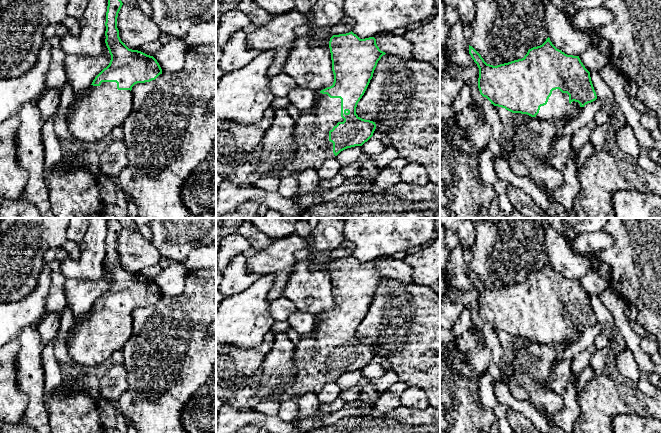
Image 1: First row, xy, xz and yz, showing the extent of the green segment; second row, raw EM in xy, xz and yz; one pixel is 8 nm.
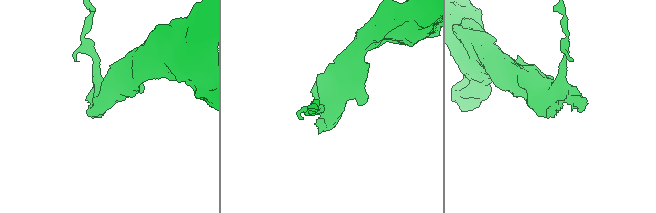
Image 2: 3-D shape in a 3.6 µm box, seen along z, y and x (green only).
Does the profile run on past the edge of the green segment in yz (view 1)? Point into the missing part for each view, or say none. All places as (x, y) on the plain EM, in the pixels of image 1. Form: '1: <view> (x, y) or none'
1: yz (558, 331)

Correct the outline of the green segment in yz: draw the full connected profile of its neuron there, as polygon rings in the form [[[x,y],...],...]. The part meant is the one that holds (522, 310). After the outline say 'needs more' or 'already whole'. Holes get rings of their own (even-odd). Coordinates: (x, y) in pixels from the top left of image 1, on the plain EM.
[[[549,261],[542,269],[529,273],[522,283],[497,290],[487,288],[470,269],[469,278],[479,292],[480,318],[494,330],[512,337],[527,338],[542,344],[573,343],[578,340],[581,331],[597,323],[590,296],[579,280],[567,279],[557,273]]]; needs more

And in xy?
[[[109,218],[105,246],[105,267],[111,279],[110,287],[95,301],[87,316],[74,325],[68,333],[66,346],[69,355],[82,369],[89,366],[95,367],[108,360],[115,351],[121,350],[132,333],[132,311],[137,307],[145,307],[155,304],[160,298],[162,298],[162,293],[153,280],[147,279],[138,274],[129,273],[121,265],[119,254],[117,252],[117,241],[122,229],[123,227],[117,218]]]; needs more

